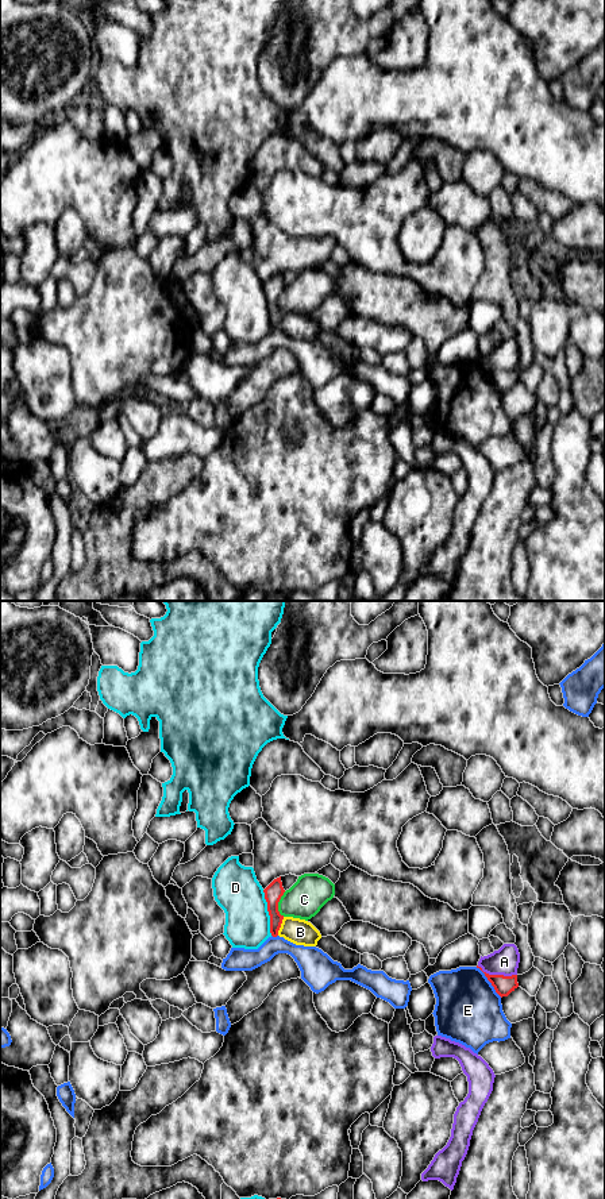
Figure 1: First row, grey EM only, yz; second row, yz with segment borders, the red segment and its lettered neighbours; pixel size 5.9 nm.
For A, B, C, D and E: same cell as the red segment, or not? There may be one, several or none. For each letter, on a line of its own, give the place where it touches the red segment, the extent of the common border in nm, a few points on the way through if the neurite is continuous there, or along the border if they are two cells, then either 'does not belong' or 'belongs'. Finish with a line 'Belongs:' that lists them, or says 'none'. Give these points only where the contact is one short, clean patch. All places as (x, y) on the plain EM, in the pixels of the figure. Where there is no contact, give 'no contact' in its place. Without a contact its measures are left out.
A: contact yz (497, 370); length 240 nm; does not belong
B: contact yz (280, 322); length 120 nm; does not belong
C: contact yz (277, 299); length 150 nm; does not belong
D: contact yz (269, 308); length 280 nm; does not belong
E: contact yz (489, 376); length 240 nm; does not belong
Belongs: none

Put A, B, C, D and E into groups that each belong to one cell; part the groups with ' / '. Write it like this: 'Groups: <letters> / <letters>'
Groups: A / B C / D / E

